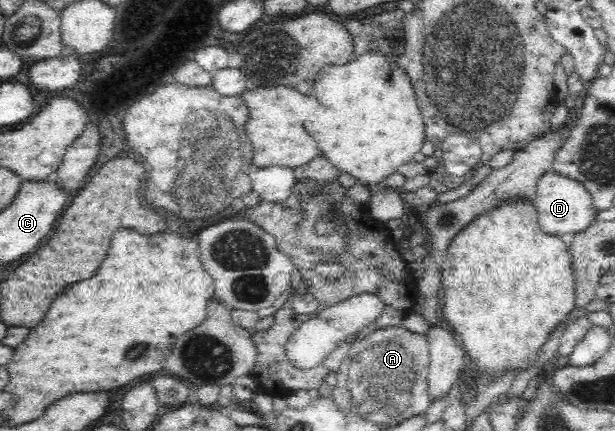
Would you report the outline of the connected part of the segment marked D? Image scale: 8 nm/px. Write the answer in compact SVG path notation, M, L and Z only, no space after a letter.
M549 170L538 180L536 199L538 222L546 234L561 236L565 232L580 232L589 227L598 213L590 192L579 182L555 170Z

